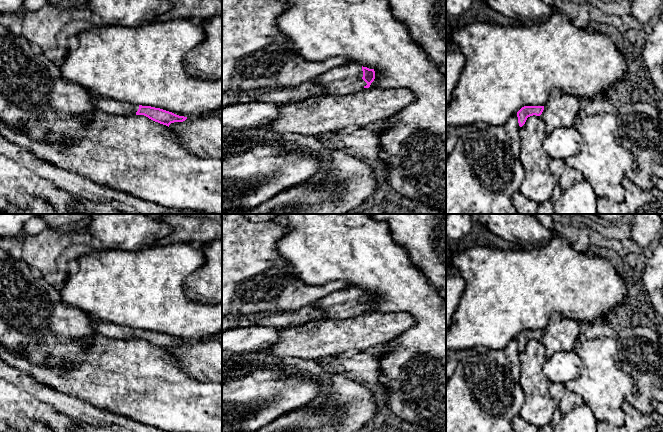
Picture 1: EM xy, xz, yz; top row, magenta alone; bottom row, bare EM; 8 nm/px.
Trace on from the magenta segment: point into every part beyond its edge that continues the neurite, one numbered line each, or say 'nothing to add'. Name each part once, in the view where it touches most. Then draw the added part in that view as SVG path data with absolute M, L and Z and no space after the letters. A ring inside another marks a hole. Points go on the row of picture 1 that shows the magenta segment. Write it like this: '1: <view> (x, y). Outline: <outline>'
1: xz (343, 80). Outline: M348 64L333 68L314 78L326 88L326 95L347 95L364 88L367 83L362 79L363 71L359 64Z

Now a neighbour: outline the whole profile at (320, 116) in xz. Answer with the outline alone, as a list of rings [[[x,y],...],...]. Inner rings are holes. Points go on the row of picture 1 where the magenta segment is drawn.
[[[369,87],[347,95],[312,96],[281,105],[273,122],[257,128],[325,137],[389,118],[414,100],[414,94],[403,87]]]

